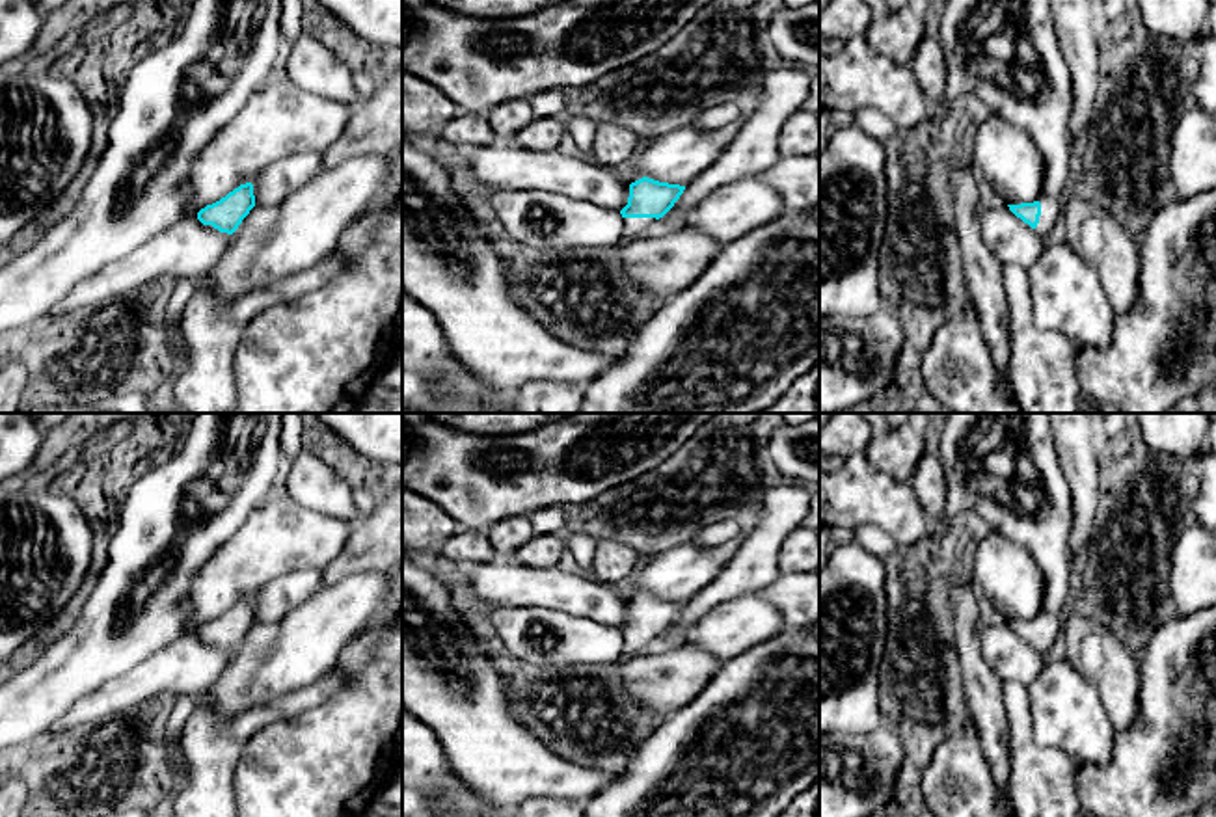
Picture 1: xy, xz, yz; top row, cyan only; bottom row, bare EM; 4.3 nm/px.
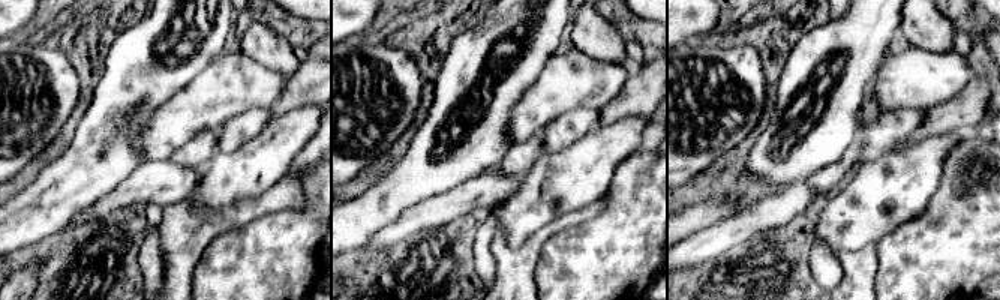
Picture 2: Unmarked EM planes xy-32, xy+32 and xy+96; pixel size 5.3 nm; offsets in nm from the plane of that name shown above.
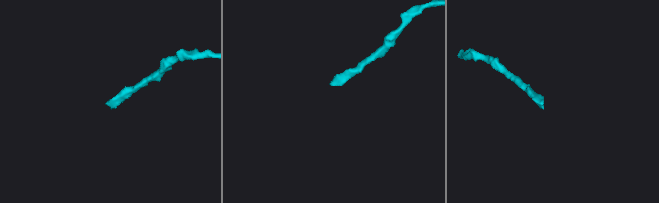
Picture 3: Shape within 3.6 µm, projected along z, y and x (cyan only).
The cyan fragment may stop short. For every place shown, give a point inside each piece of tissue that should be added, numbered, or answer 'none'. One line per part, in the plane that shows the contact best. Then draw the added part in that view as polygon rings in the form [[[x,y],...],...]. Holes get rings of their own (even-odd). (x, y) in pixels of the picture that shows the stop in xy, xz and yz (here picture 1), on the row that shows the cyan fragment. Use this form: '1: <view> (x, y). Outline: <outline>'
1: xz (634, 227). Outline: [[[624,218],[626,238],[639,238],[655,221],[655,218]]]

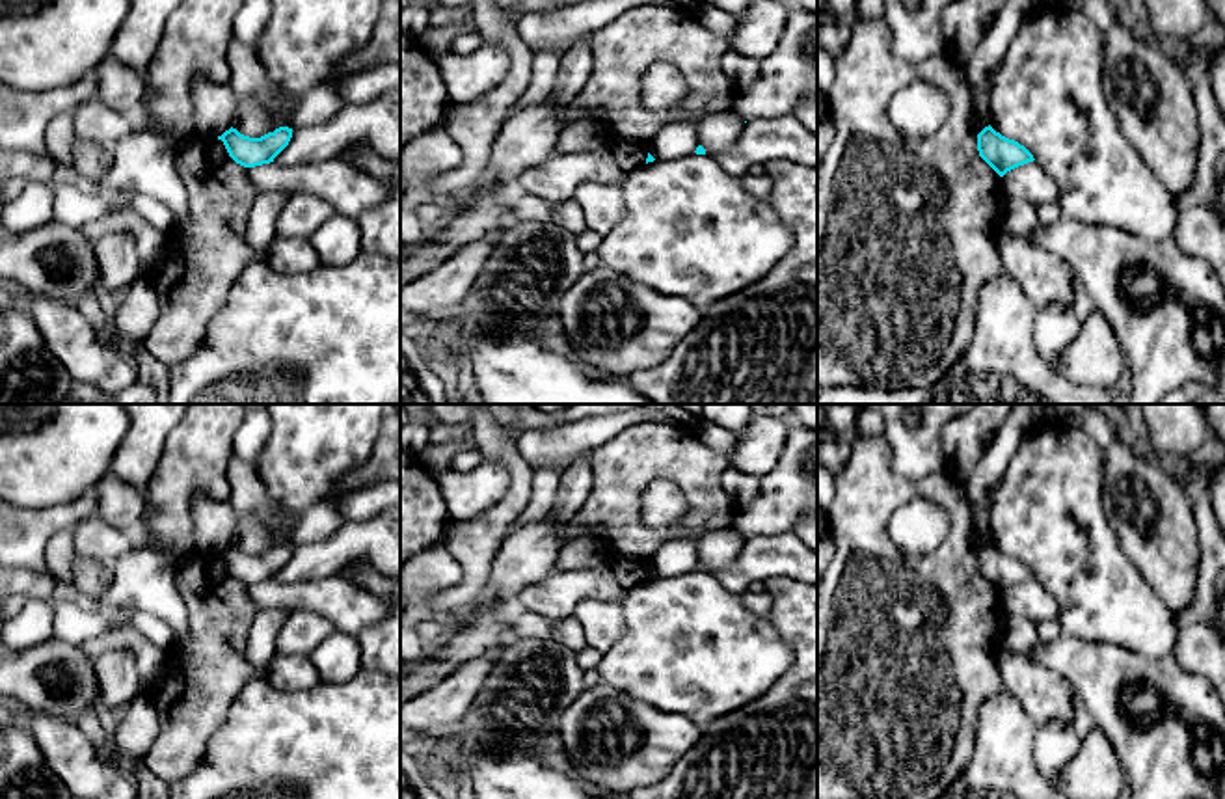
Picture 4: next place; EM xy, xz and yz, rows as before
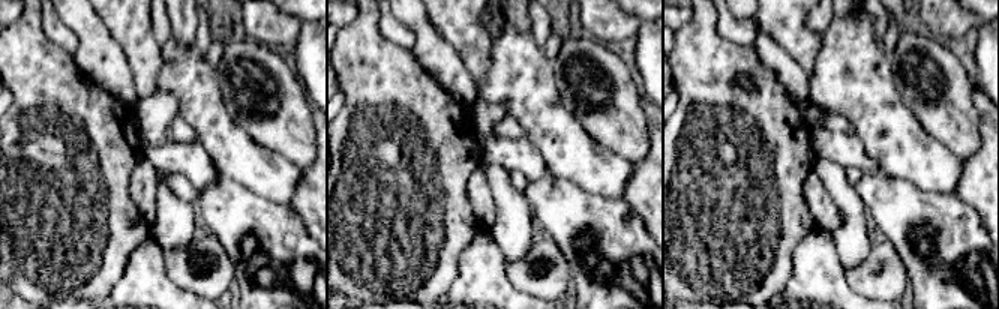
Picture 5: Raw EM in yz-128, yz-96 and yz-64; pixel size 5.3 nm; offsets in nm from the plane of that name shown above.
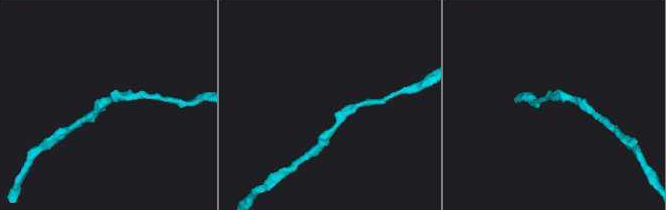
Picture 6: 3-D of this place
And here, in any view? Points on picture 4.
none

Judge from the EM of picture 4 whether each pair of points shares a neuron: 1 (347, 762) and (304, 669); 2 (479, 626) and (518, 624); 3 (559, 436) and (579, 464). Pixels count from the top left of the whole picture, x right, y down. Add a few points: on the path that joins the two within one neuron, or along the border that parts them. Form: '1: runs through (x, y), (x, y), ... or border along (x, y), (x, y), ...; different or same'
1: border along (269, 680), (280, 690), (309, 690), (321, 682); different
2: border along (518, 609), (509, 622), (514, 636); different
3: border along (589, 447), (561, 473); different

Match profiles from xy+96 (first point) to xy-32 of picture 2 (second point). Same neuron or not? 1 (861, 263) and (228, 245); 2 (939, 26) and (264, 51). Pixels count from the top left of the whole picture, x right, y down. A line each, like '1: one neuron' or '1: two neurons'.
1: two neurons
2: one neuron

